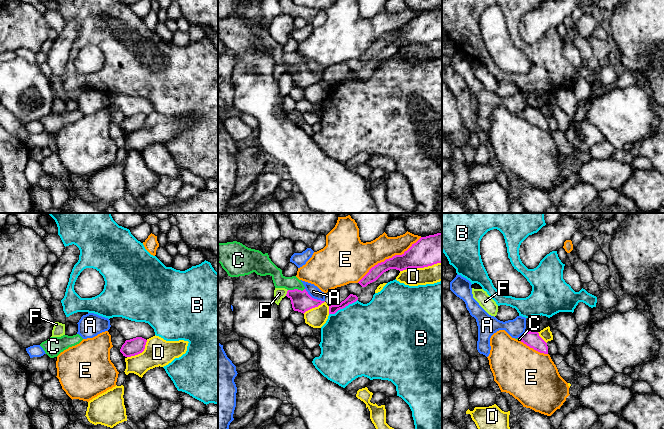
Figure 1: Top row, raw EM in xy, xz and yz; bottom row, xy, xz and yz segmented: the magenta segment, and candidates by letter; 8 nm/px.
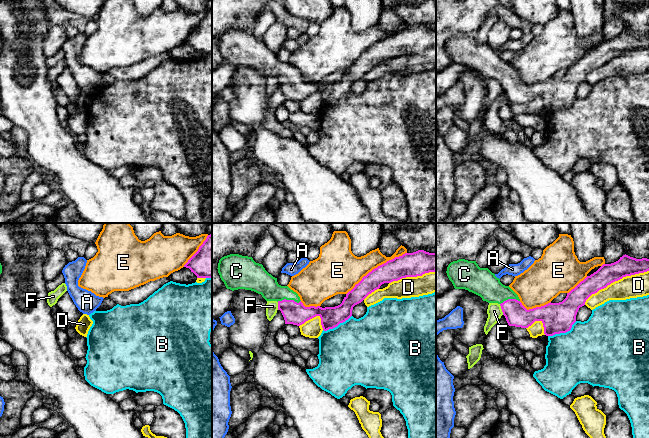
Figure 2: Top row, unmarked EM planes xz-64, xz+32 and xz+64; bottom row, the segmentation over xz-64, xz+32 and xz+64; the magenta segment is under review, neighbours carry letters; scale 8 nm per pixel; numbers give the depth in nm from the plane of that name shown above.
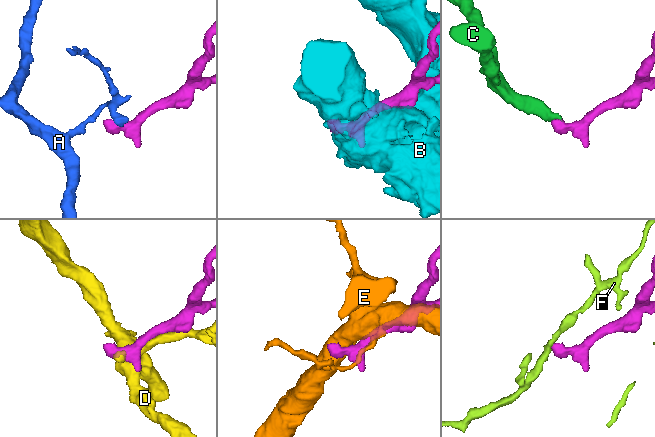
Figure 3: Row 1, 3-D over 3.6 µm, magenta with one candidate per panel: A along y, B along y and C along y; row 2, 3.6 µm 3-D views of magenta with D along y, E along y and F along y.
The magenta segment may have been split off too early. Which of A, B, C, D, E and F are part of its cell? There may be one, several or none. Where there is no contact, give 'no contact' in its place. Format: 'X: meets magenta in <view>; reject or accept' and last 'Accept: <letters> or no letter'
A: meets magenta in xz; reject
B: meets magenta in xz; reject
C: meets magenta in xz; accept
D: meets magenta in xz; reject
E: meets magenta in xz; reject
F: meets magenta in xz; reject
Accept: C

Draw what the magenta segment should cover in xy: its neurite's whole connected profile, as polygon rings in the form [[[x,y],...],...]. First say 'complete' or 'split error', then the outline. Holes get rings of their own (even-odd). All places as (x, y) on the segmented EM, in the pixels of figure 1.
complete | [[[136,337],[130,340],[126,340],[122,345],[120,352],[125,357],[131,357],[142,353],[145,349],[147,340],[142,337]]]

